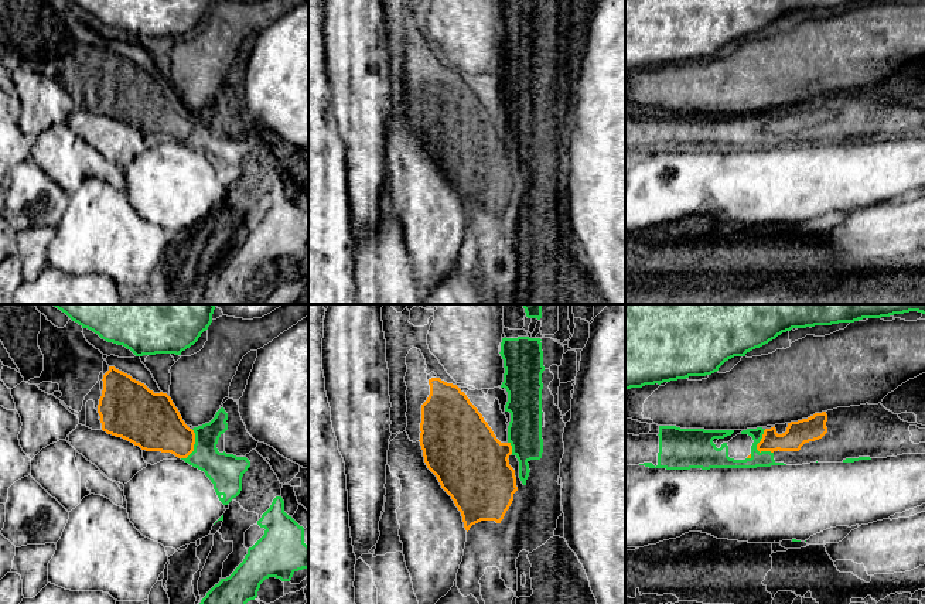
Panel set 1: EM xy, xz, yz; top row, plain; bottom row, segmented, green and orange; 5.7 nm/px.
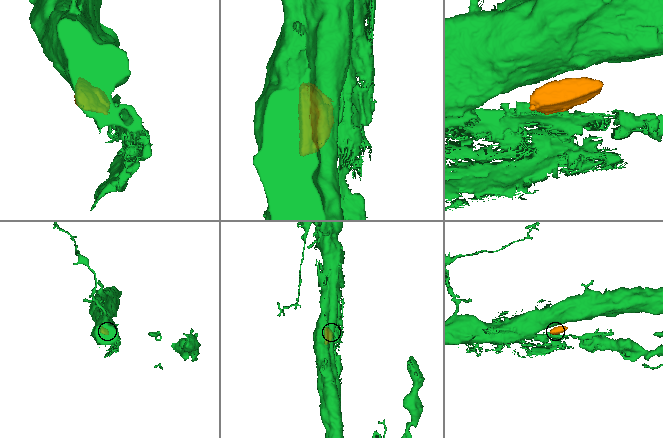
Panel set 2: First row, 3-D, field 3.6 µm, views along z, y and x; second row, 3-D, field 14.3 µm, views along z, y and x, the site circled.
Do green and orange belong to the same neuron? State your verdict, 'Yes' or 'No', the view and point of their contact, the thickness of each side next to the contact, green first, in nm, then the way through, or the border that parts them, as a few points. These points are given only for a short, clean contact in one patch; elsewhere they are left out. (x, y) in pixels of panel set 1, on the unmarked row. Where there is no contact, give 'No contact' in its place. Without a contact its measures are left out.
No. Touches green at yz (755, 130). Thickness 120 nm (green) against 140 nm. Boundary: yz (765, 112), (757, 132), (772, 136)

